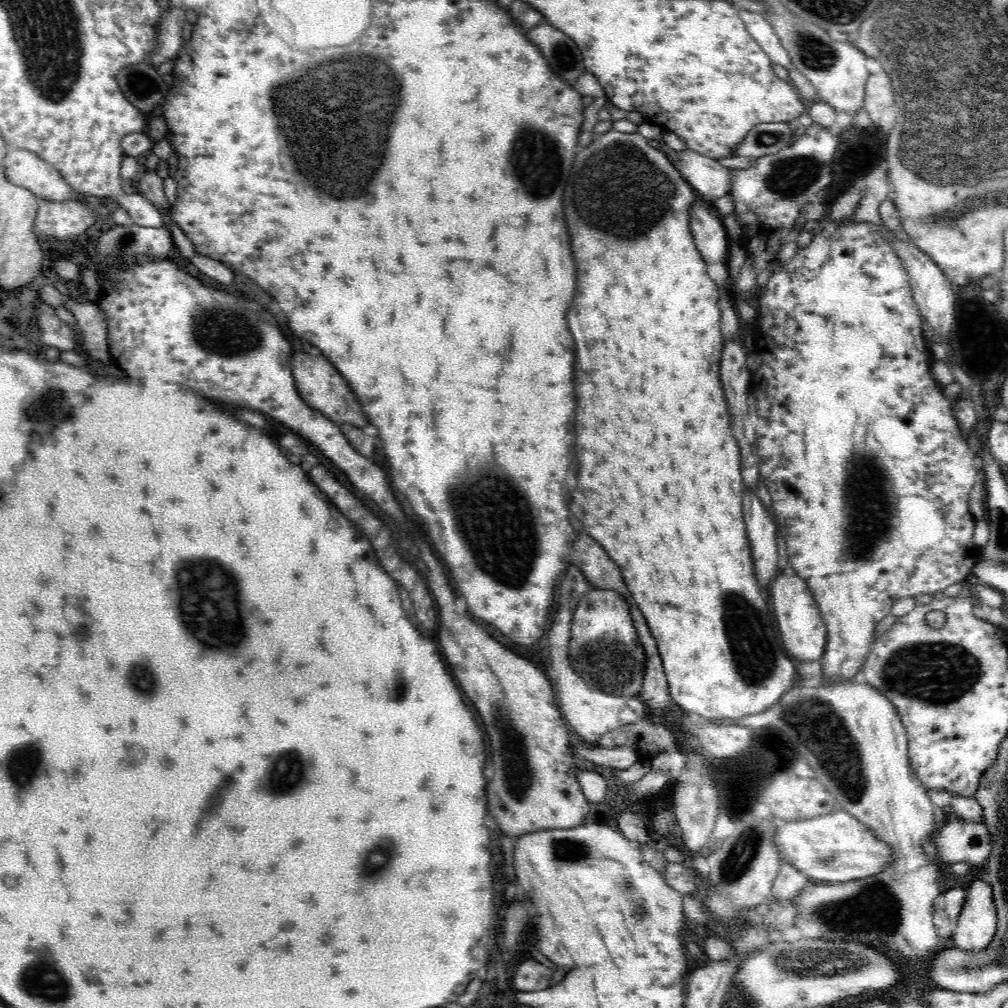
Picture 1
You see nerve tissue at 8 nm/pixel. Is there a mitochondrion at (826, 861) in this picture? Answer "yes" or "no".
yes

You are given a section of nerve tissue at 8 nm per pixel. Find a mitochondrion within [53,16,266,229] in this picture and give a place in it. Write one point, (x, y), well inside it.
(141, 79)

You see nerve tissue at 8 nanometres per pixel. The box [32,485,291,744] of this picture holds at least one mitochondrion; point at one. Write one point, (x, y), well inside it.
(213, 587)

